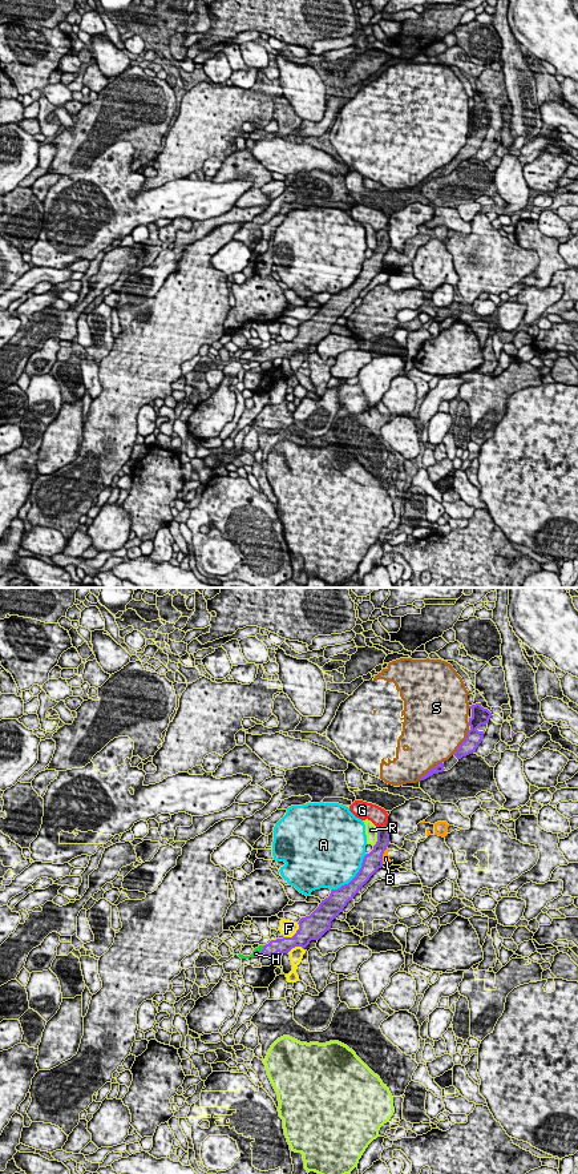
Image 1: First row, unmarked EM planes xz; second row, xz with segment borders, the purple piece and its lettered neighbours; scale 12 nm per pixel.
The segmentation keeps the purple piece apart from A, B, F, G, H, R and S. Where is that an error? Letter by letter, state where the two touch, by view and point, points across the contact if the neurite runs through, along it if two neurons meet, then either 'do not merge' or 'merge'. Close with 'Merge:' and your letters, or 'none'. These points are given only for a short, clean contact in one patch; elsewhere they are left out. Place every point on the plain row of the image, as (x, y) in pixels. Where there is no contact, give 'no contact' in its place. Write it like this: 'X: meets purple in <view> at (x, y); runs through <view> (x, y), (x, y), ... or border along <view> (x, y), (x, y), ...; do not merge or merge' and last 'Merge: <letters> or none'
A: meets purple in xz at (355, 281); do not merge
B: meets purple in xz at (382, 261); do not merge
F: meets purple in xz at (295, 338); do not merge
G: meets purple in xz at (382, 230); do not merge
H: meets purple in xz at (262, 355); runs through xz (282, 350), (262, 355), (255, 358); merge
R: meets purple in xz at (378, 241); border along xz (378, 232), (378, 245), (374, 250); do not merge
S: meets purple in xz at (463, 146); do not merge
Merge: H

